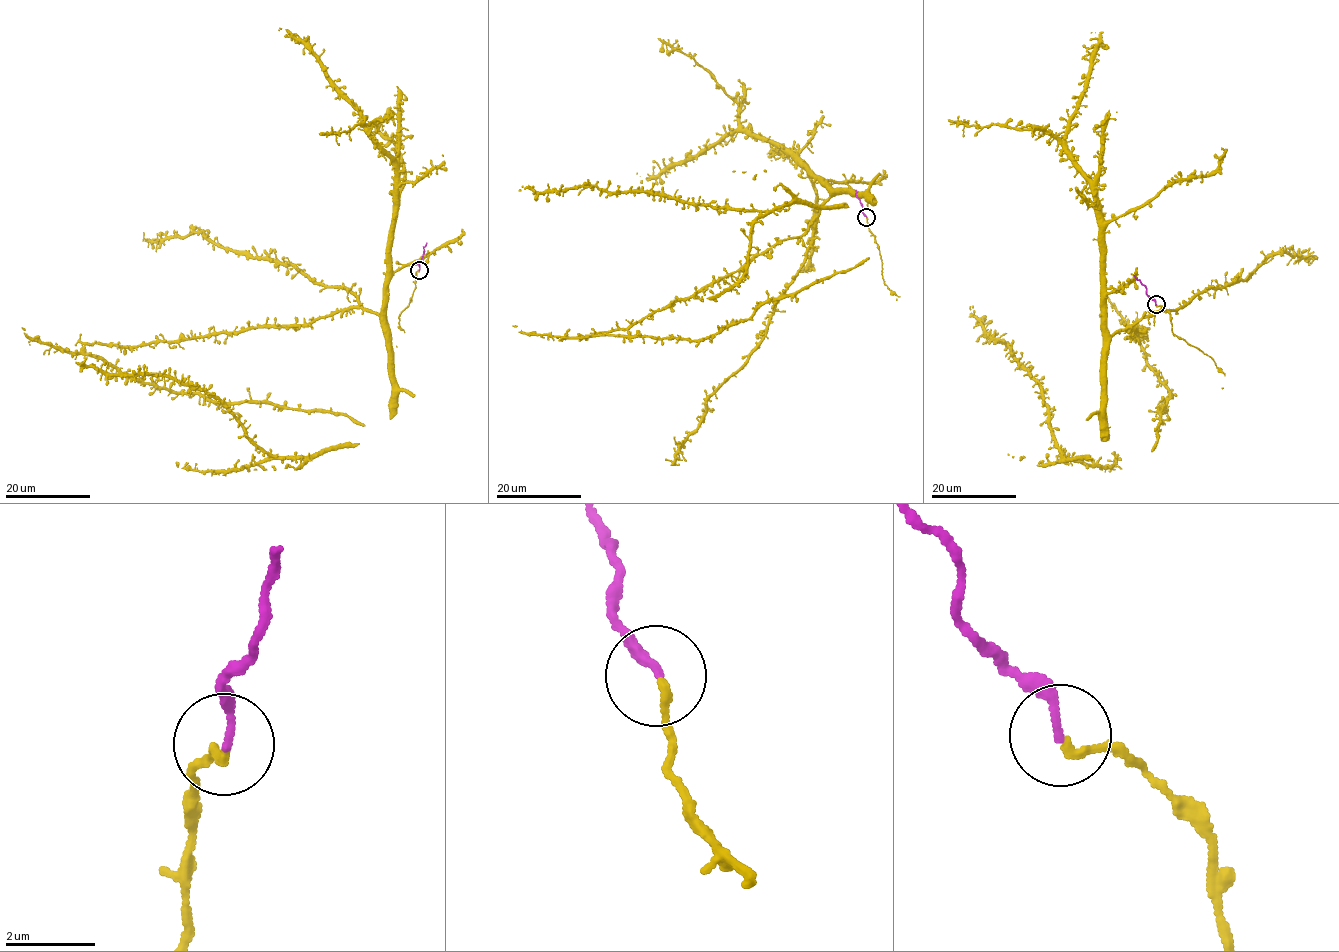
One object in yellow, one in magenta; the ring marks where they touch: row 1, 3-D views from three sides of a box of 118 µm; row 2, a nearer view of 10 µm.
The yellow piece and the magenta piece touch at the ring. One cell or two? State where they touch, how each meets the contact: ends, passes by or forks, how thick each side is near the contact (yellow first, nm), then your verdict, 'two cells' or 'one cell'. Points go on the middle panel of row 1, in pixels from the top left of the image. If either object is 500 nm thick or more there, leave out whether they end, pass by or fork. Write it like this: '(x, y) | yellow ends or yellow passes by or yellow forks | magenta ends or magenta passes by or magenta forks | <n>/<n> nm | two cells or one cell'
(866, 217) | yellow ends | magenta ends | 190/160 nm | one cell

